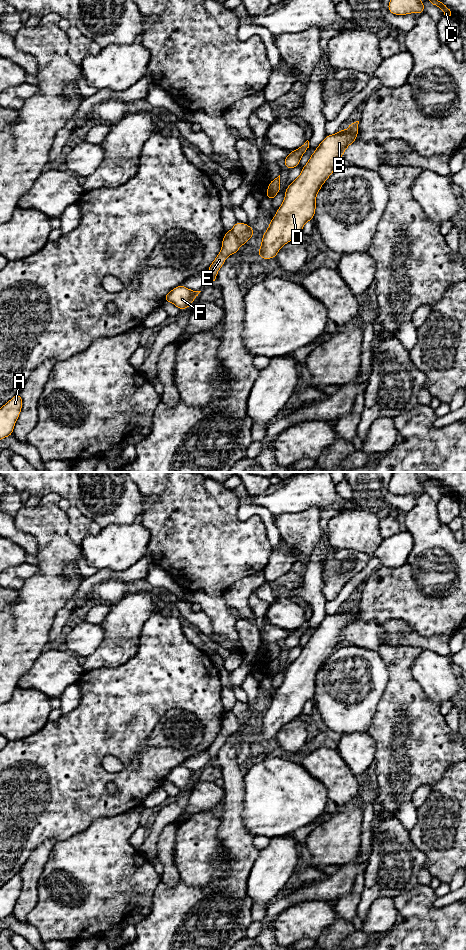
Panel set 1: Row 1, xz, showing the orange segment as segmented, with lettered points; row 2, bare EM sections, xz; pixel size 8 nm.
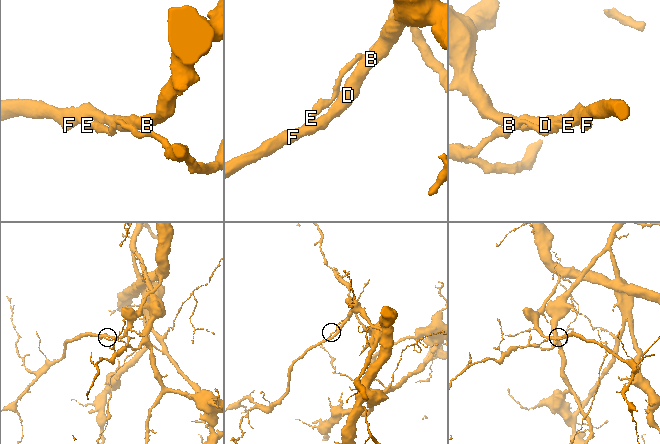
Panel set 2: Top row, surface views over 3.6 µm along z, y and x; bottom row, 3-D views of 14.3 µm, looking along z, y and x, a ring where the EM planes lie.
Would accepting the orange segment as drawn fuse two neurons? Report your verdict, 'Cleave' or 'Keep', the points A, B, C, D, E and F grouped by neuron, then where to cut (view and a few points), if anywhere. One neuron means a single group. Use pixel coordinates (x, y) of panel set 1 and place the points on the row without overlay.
Cleave. Groups: A B D E F / C. Split along xz (231, 710), (240, 725)

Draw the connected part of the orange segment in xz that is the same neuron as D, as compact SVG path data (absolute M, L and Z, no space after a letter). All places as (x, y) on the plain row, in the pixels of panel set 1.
M359 601L354 603L350 603L347 607L349 608L348 611L345 611L344 608L341 609L340 612L327 615L324 620L319 624L316 628L315 632L311 635L308 643L303 647L301 654L295 659L286 669L285 678L282 685L278 688L275 696L270 701L270 705L264 715L262 716L262 723L261 727L258 730L258 735L262 739L271 739L276 738L278 731L281 729L283 725L286 723L298 718L301 713L302 709L307 701L313 700L315 690L316 690L316 676L319 670L321 669L322 665L325 661L329 658L329 656L334 652L335 646L340 642L340 638L343 636L347 627L356 621L357 614L358 614L358 607Z

